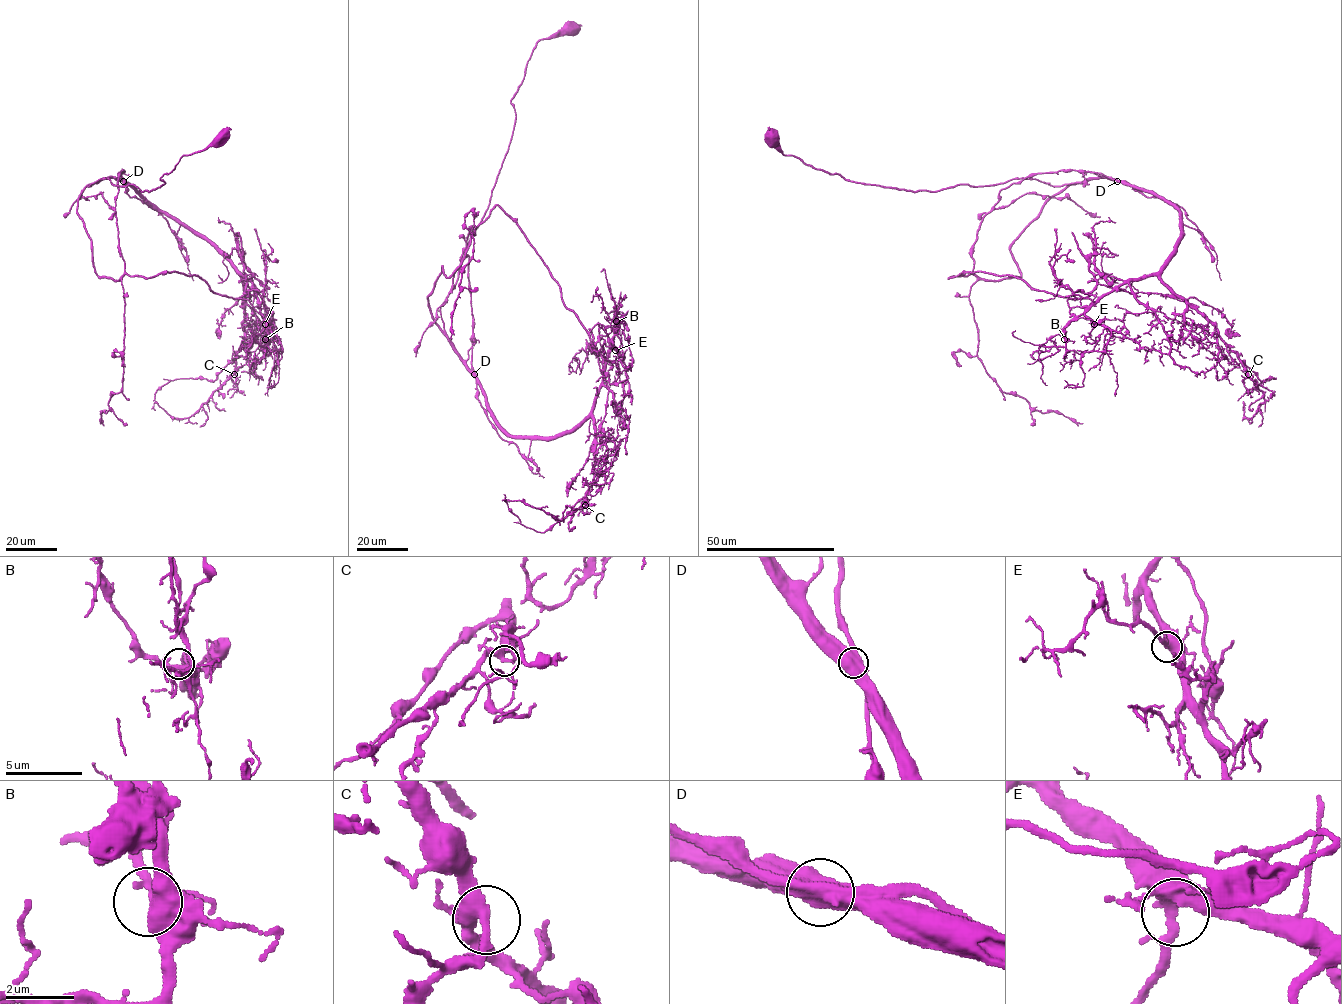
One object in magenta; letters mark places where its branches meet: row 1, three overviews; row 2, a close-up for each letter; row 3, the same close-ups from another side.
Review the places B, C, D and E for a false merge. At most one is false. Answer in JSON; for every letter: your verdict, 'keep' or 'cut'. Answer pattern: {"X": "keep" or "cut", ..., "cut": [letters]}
{"B": "keep", "C": "keep", "D": "keep", "E": "keep", "cut": []}

